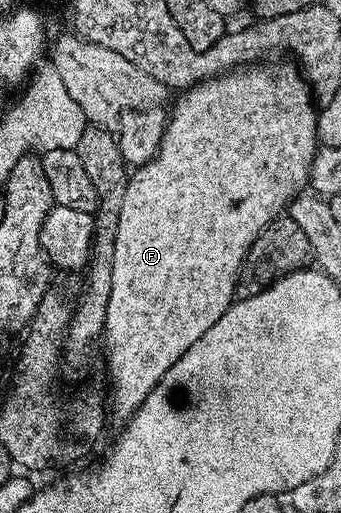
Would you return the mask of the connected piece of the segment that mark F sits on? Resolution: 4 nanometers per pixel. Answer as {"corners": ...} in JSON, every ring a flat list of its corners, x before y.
{"corners":[[254,62,248,66,232,69,220,76,214,76,212,80,205,80,202,84,195,84,192,88,182,91,181,96,174,106,173,112,168,113,167,123,165,125,165,133,163,134,163,142,160,150,155,154,153,160,132,169,129,181,127,182,127,190,123,190,123,206,119,206,119,226,115,234,115,254,113,255,113,269,111,270,111,294,107,302,107,318,105,319,105,334,103,337,103,356,105,352,105,360,109,363,109,376,113,379,113,408,111,404,111,412,121,419,121,422,128,421,129,417,134,416,139,410,139,406,147,398,147,394,151,394,151,390,155,390,155,386,167,374,167,370,171,370,171,366,175,366,175,362,179,362,179,358,183,358,183,354,187,354,187,350,191,350,191,346,195,346,195,342,199,342,199,338,203,338,203,334,207,334,207,330,211,330,211,326,215,326,215,322,219,322,219,318,223,318,223,314,235,302,237,296,237,277,241,274,241,263,245,260,245,255,249,252,249,248,255,242,255,238,259,238,259,234,268,226,272,220,277,219,288,209,289,205,306,191,309,184,309,175,311,174,311,166,313,159,319,147,319,137,317,135,317,117,319,108,316,103,311,102,311,92,307,87,307,81,296,67,293,68,276,68,273,64,265,64]]}

